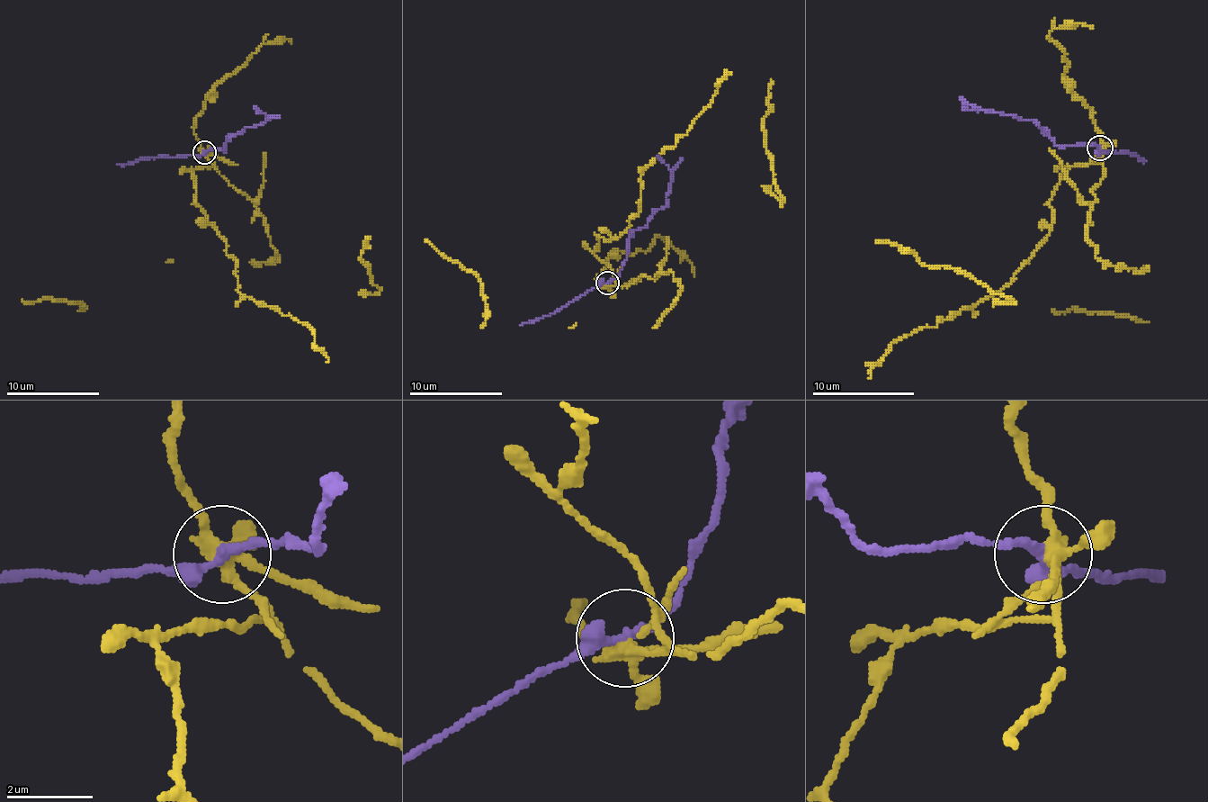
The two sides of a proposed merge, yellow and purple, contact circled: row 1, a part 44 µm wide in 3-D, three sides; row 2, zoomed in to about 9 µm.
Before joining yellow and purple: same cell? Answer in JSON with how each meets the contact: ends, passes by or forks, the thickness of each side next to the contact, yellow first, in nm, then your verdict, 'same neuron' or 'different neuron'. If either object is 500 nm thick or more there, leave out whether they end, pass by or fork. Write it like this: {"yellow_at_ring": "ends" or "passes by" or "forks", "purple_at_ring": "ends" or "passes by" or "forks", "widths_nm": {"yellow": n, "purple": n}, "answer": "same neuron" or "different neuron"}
{"yellow_at_ring": "forks", "purple_at_ring": "passes by", "widths_nm": {"yellow": 280, "purple": 240}, "answer": "different neuron"}

